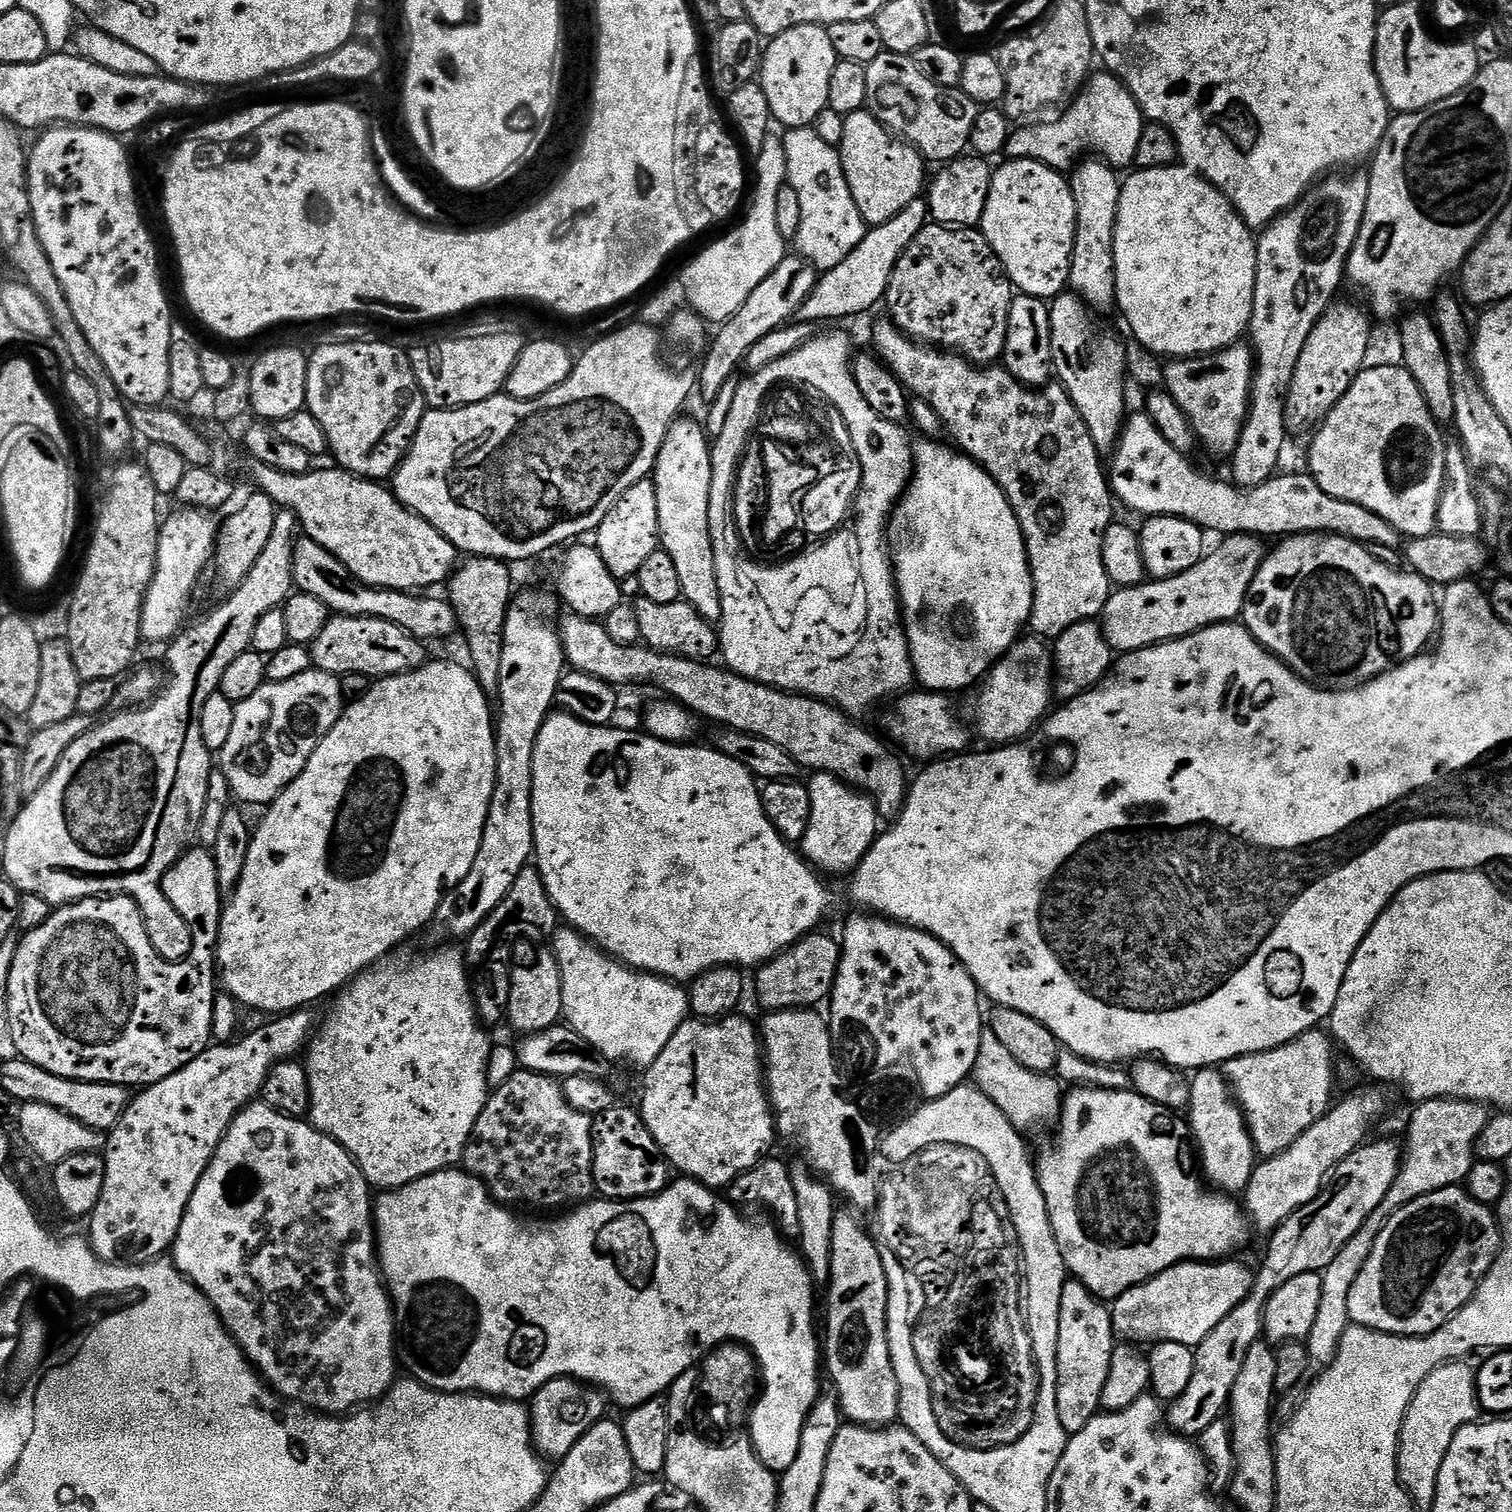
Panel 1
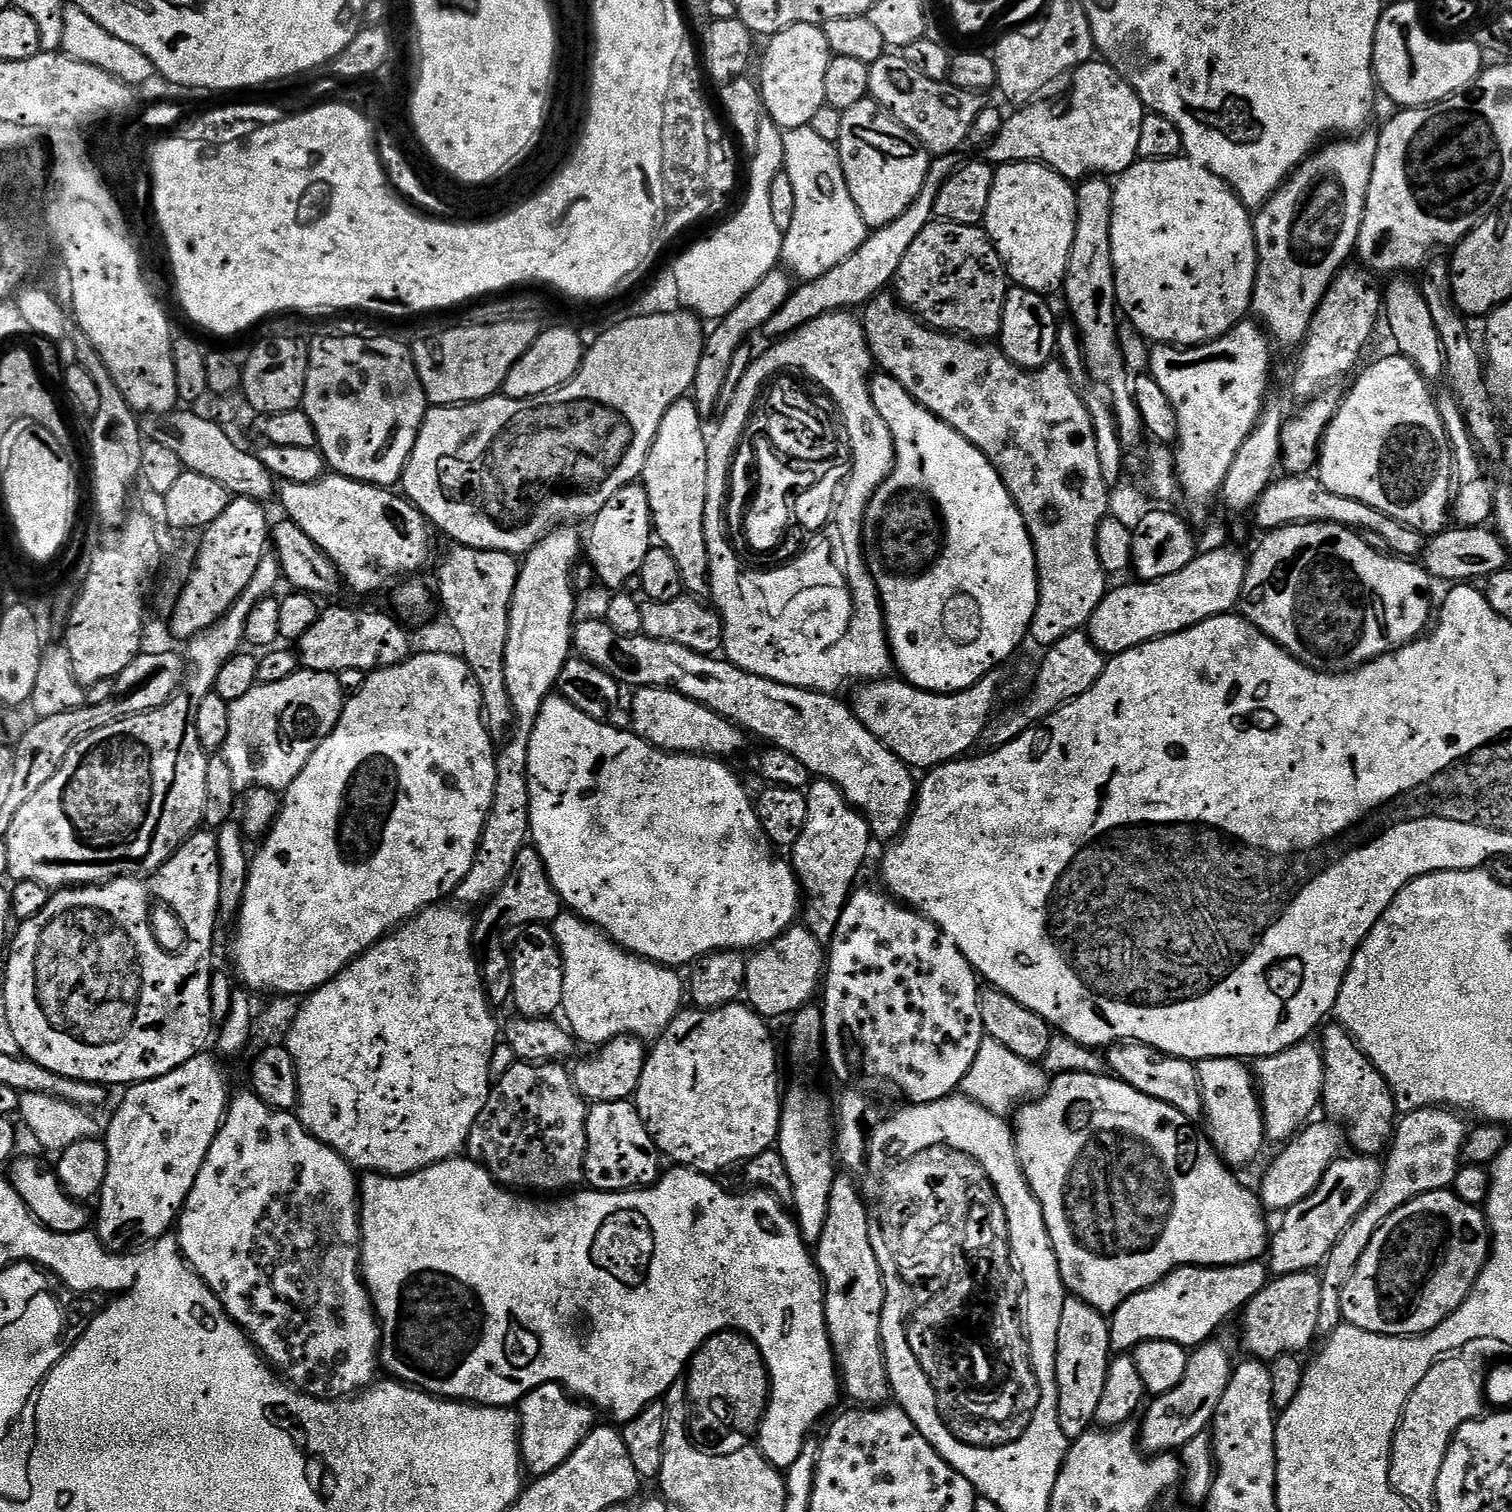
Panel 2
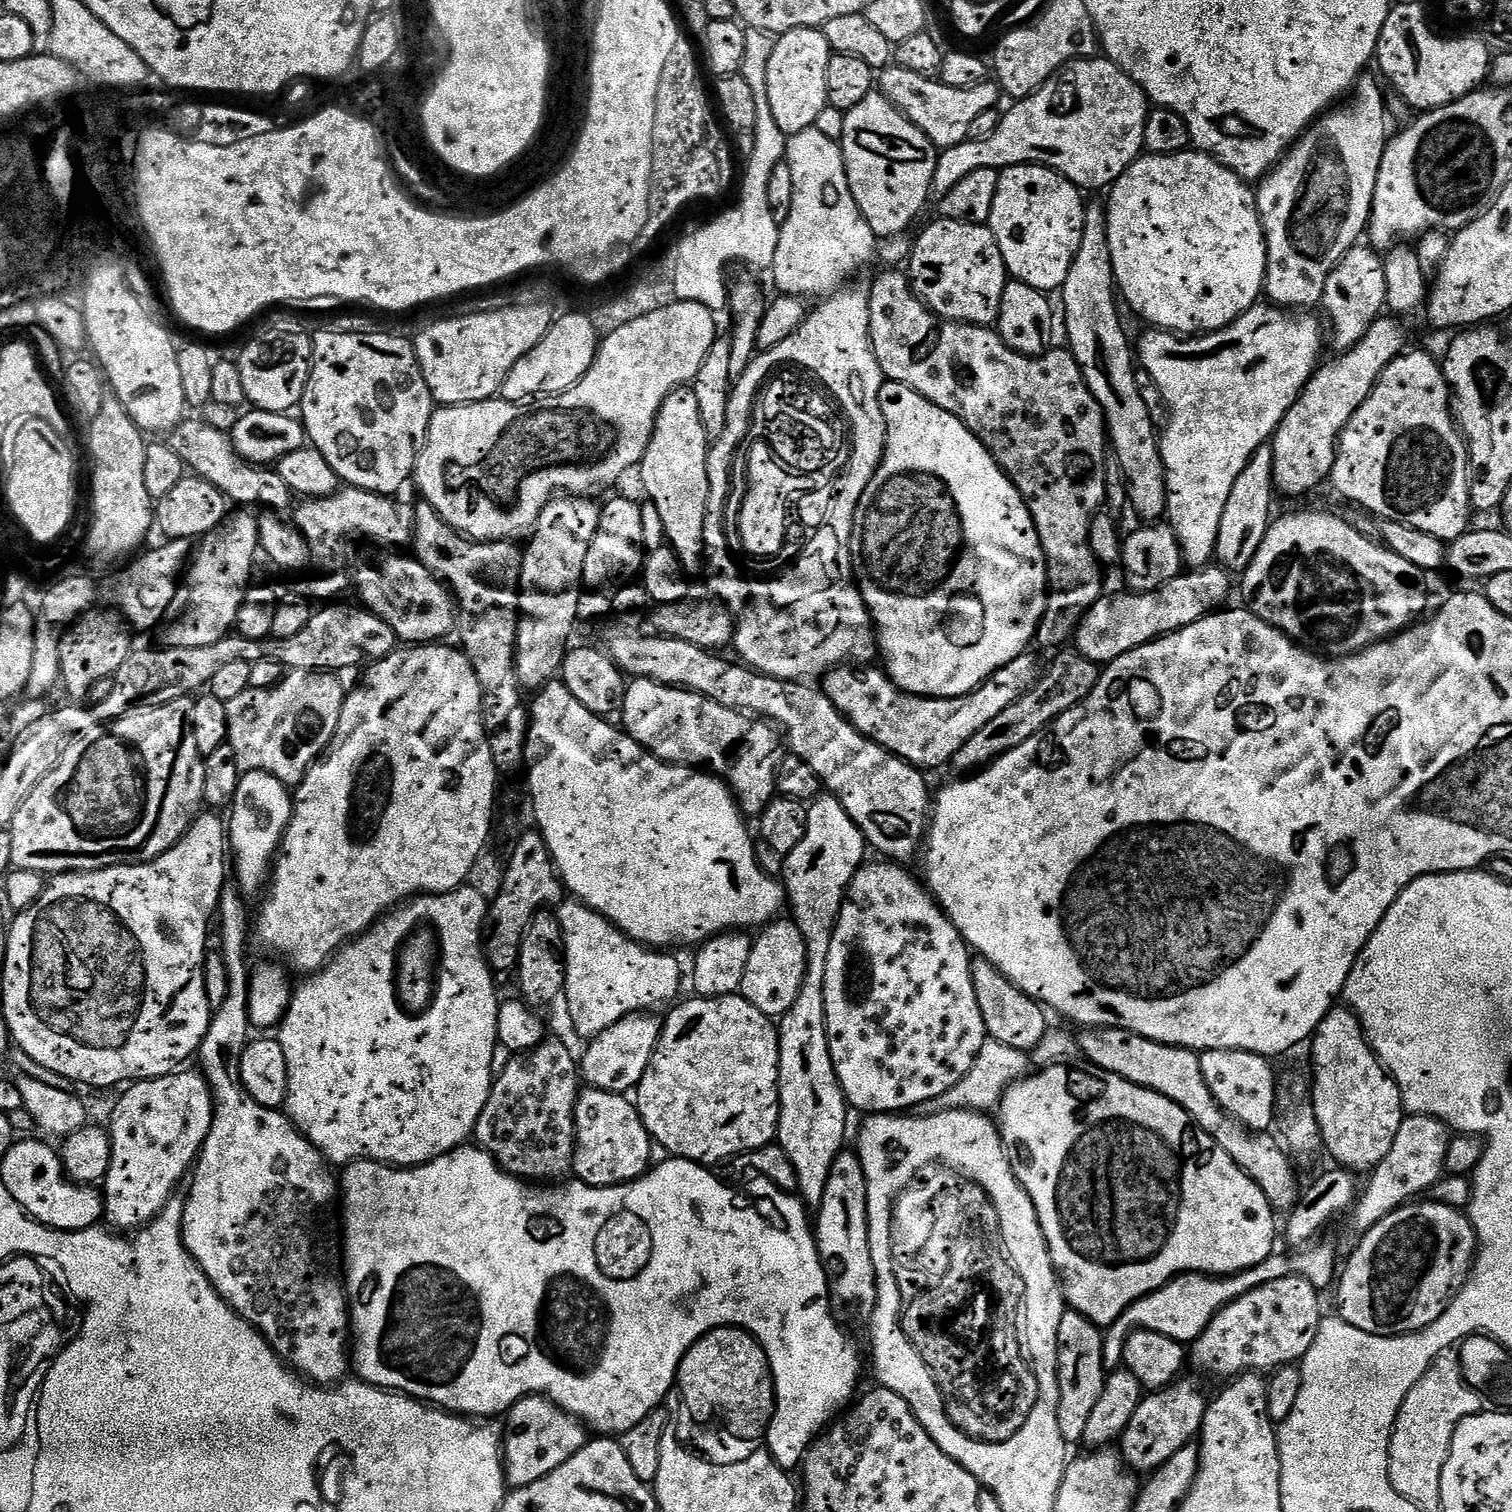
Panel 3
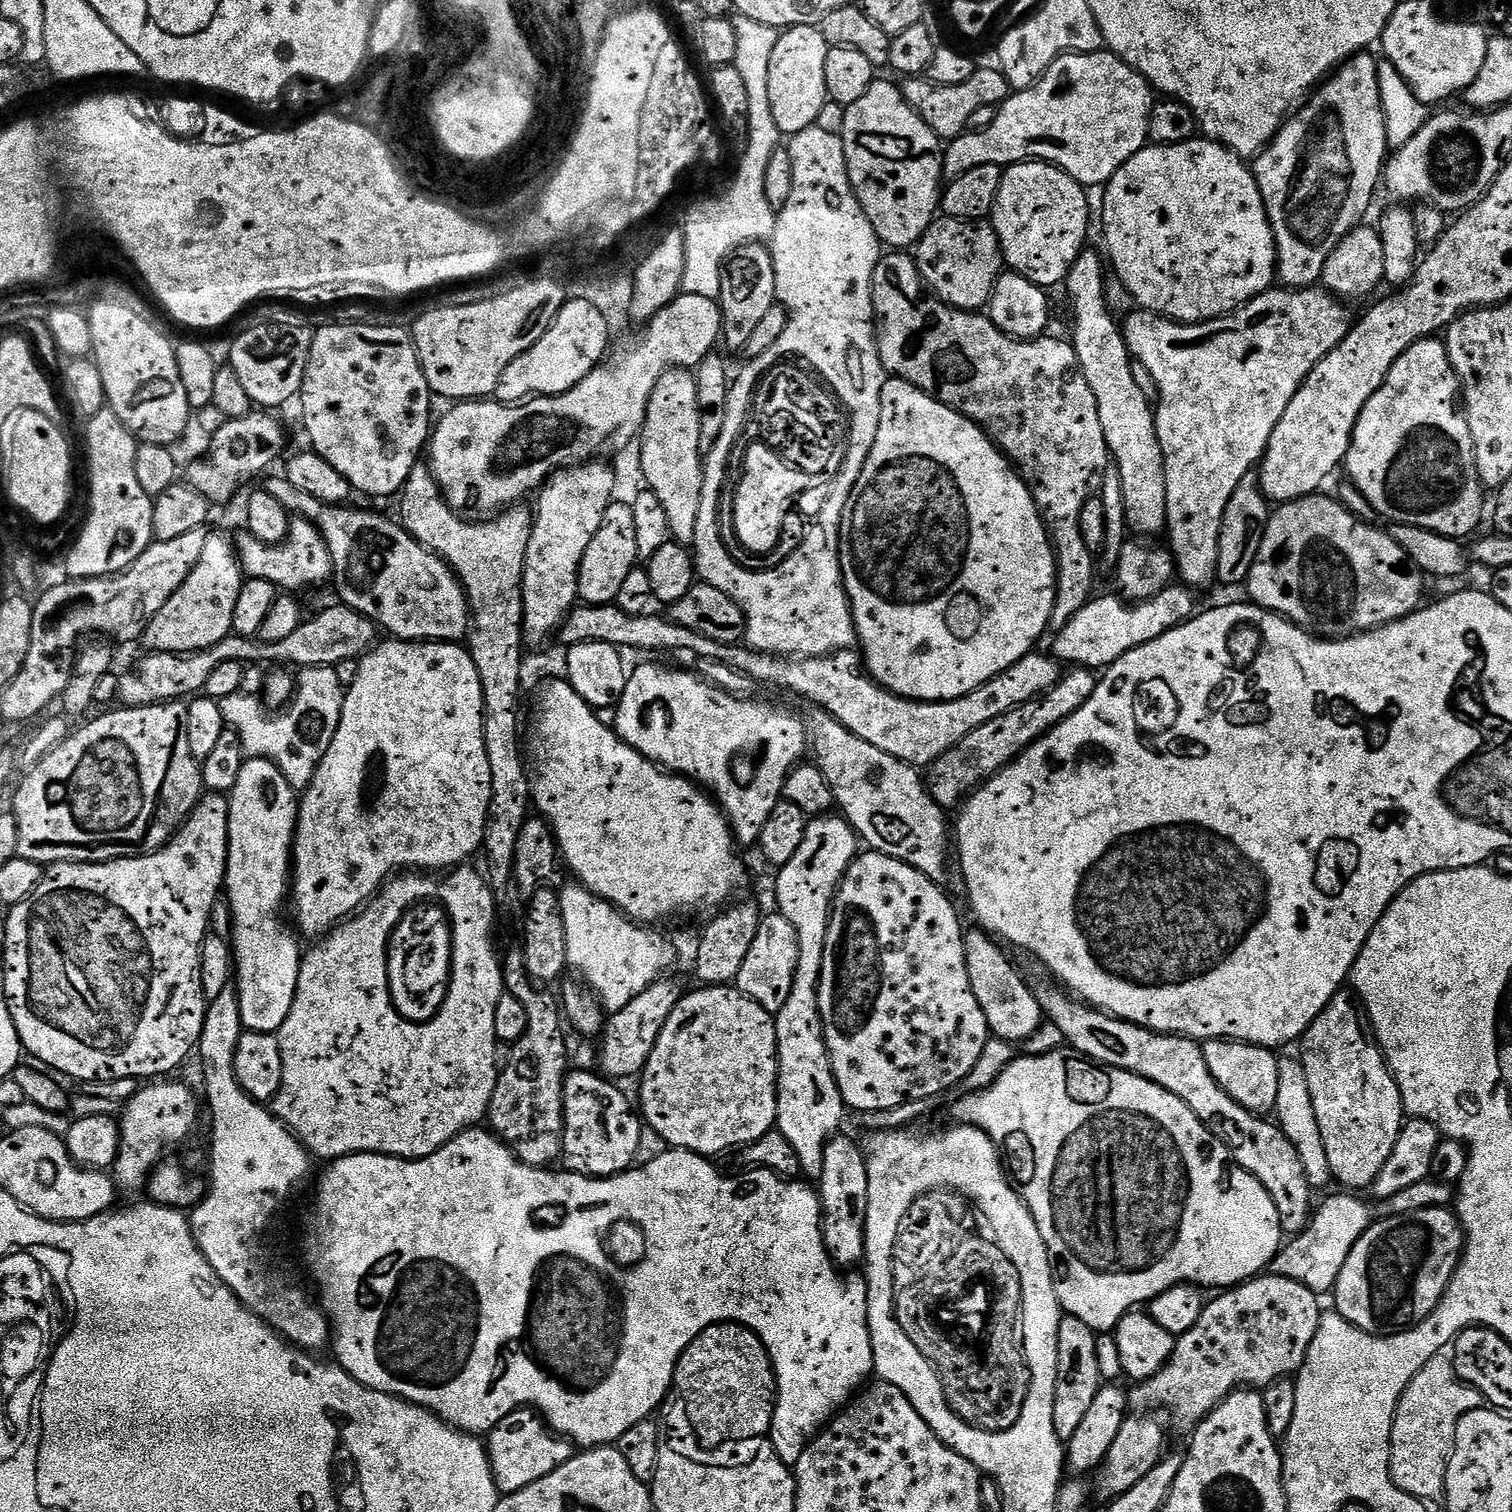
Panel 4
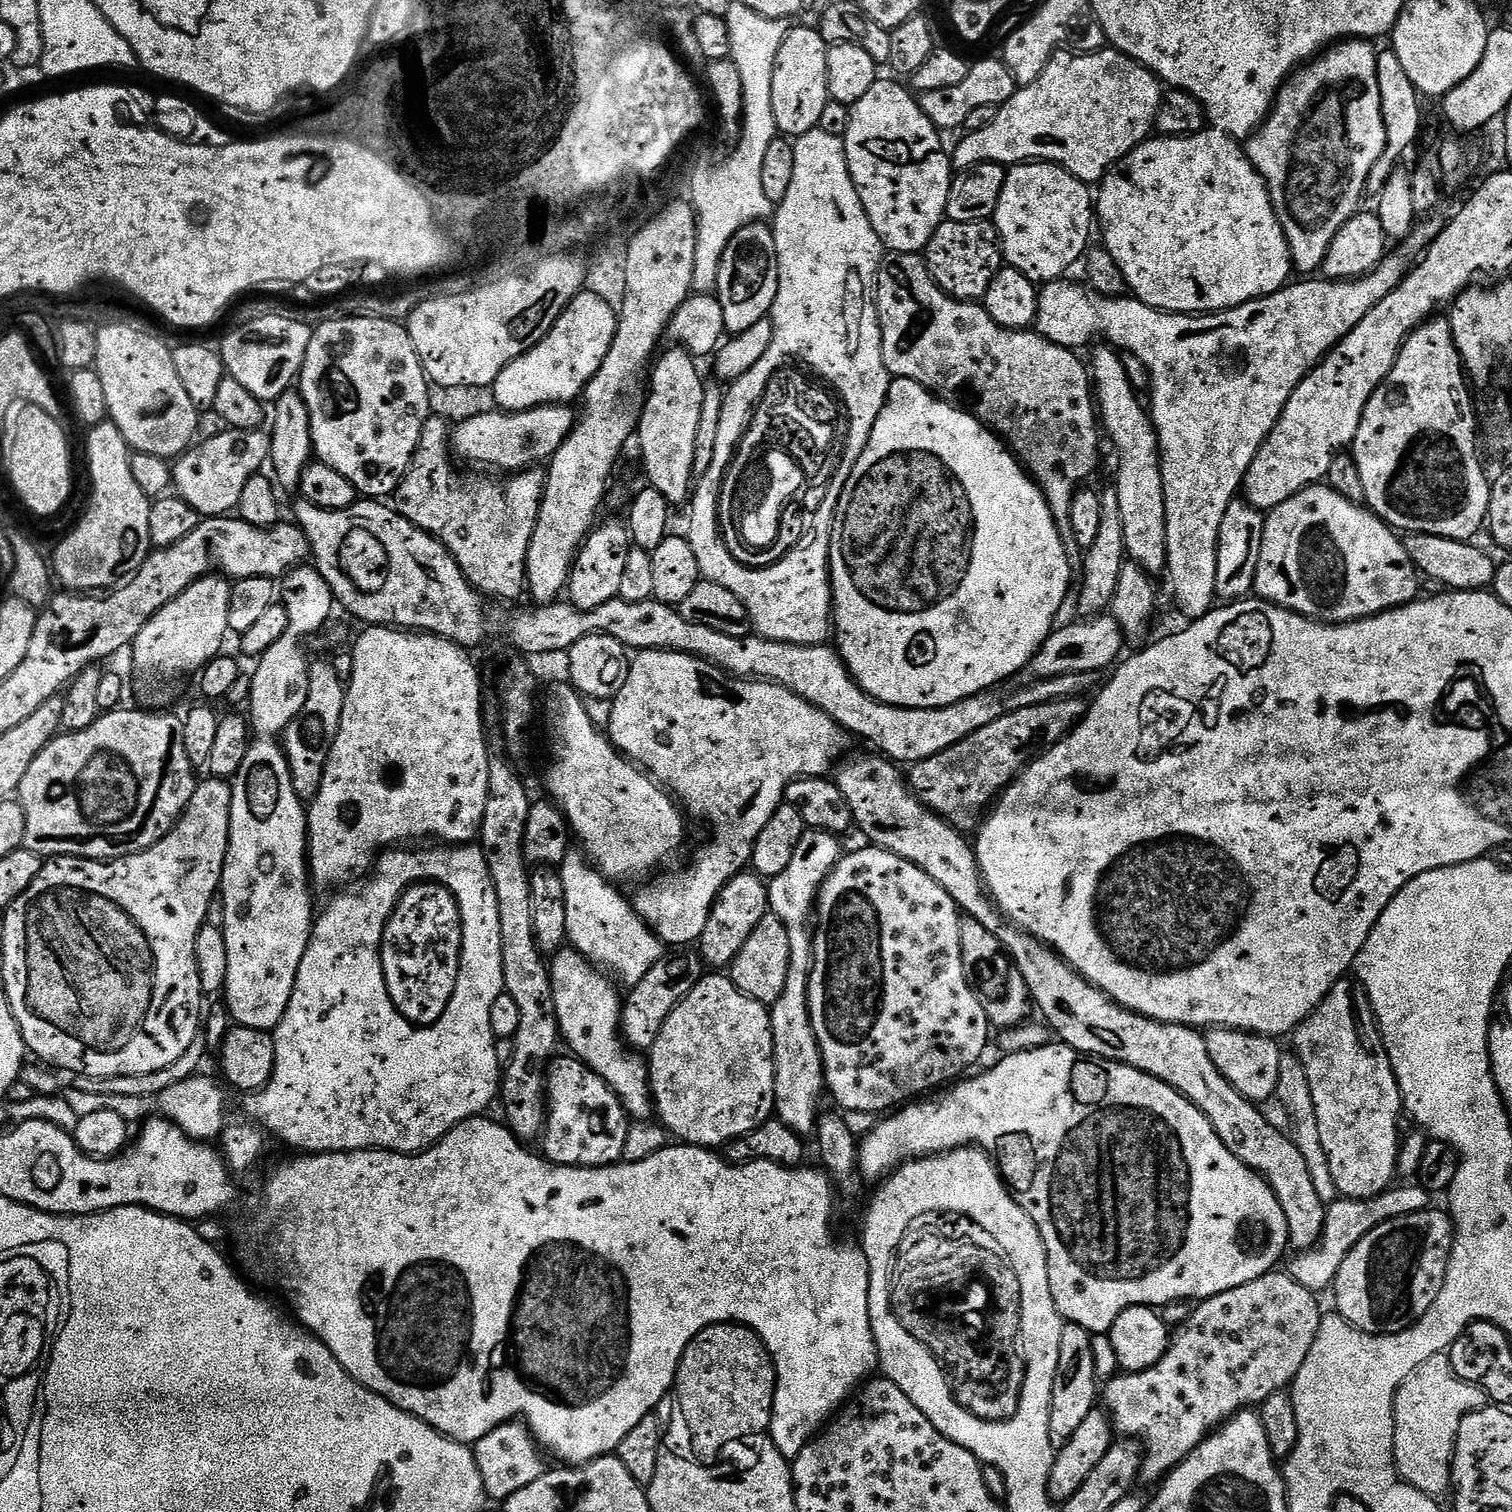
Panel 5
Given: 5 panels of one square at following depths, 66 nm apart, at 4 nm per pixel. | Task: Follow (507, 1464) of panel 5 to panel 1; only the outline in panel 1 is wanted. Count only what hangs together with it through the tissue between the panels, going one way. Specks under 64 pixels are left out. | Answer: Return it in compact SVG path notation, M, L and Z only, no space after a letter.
M575 1378L549 1380L530 1400L530 1423L535 1447L545 1457L563 1458L584 1437L585 1432L592 1429L593 1424L605 1419L604 1400L606 1396L603 1391Z

